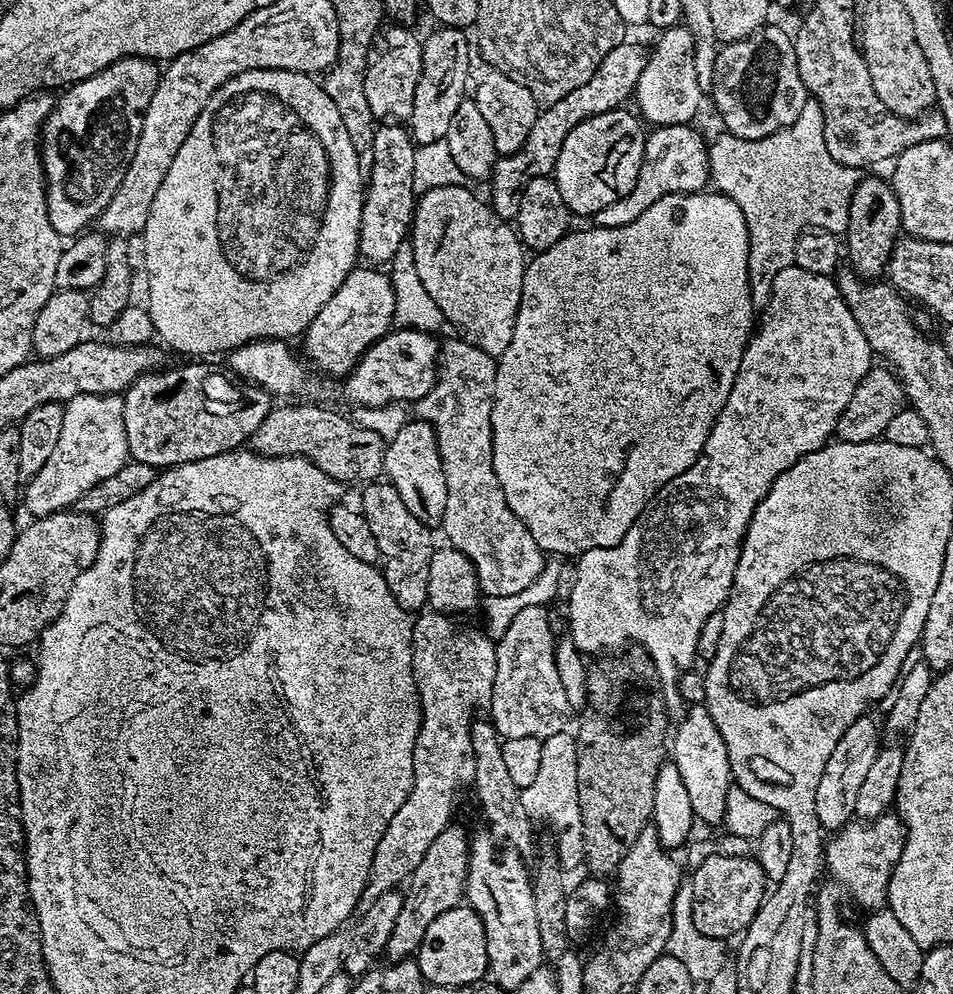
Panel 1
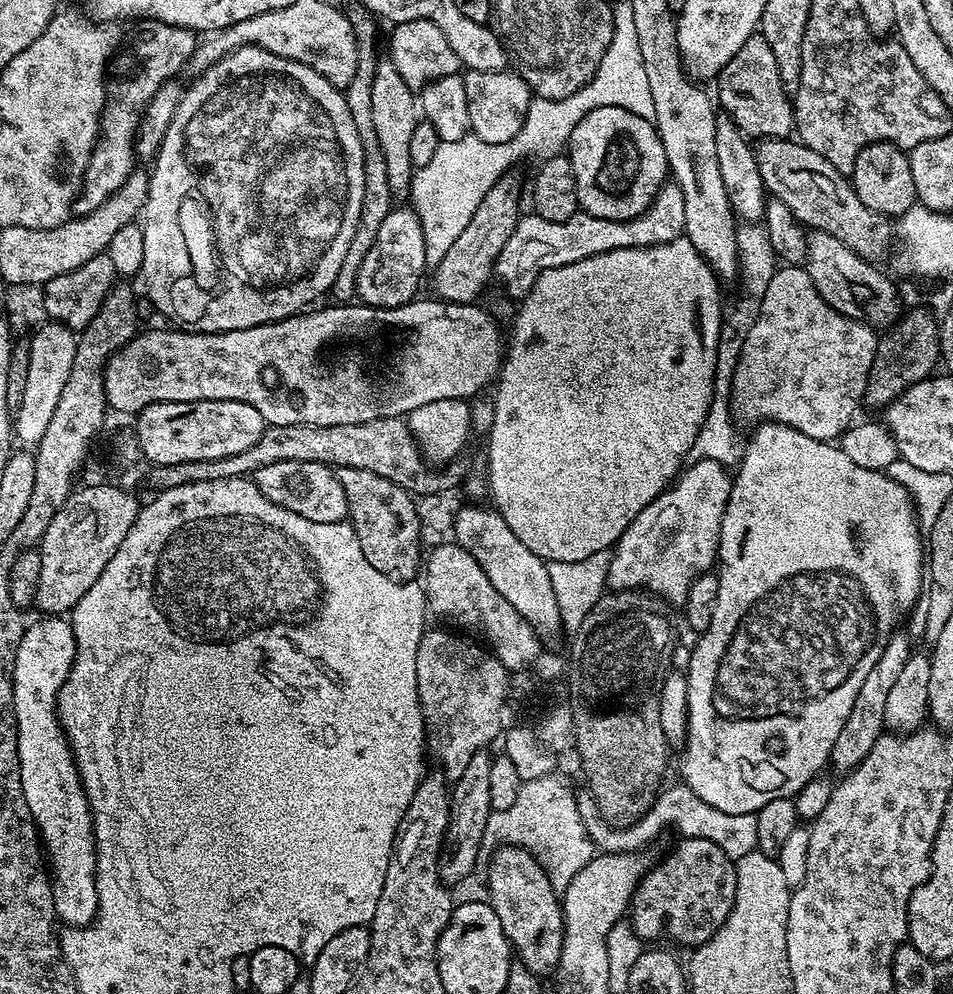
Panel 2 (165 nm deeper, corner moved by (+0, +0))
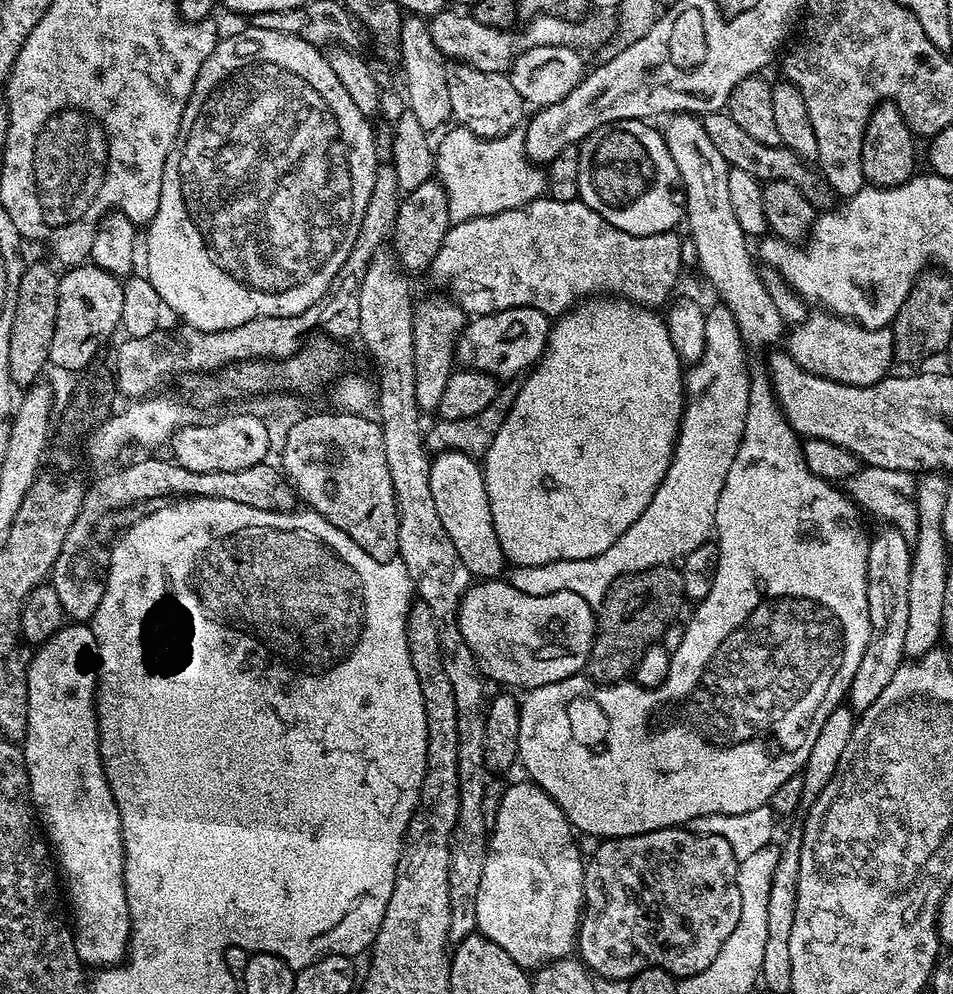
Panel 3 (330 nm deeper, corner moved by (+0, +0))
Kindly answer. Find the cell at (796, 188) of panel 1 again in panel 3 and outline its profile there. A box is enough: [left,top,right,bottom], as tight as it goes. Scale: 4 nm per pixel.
[510,356,750,606]

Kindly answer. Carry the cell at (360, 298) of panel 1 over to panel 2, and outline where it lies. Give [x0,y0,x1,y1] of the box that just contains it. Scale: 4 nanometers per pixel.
[356,206,426,308]

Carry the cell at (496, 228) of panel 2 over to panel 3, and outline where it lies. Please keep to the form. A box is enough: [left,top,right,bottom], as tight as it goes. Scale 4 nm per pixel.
[413,296,468,413]

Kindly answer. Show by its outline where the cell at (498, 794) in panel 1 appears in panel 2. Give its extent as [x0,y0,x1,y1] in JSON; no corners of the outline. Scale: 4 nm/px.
[488,844,563,978]

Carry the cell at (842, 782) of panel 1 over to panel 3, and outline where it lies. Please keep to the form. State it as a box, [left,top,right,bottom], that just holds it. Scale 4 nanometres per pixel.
[847,527,912,710]

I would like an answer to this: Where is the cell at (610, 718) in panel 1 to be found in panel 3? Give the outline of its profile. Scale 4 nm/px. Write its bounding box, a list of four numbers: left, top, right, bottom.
[586,564,685,684]

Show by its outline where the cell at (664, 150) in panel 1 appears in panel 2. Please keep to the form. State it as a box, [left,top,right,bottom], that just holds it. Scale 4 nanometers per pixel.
[494,182,686,298]

